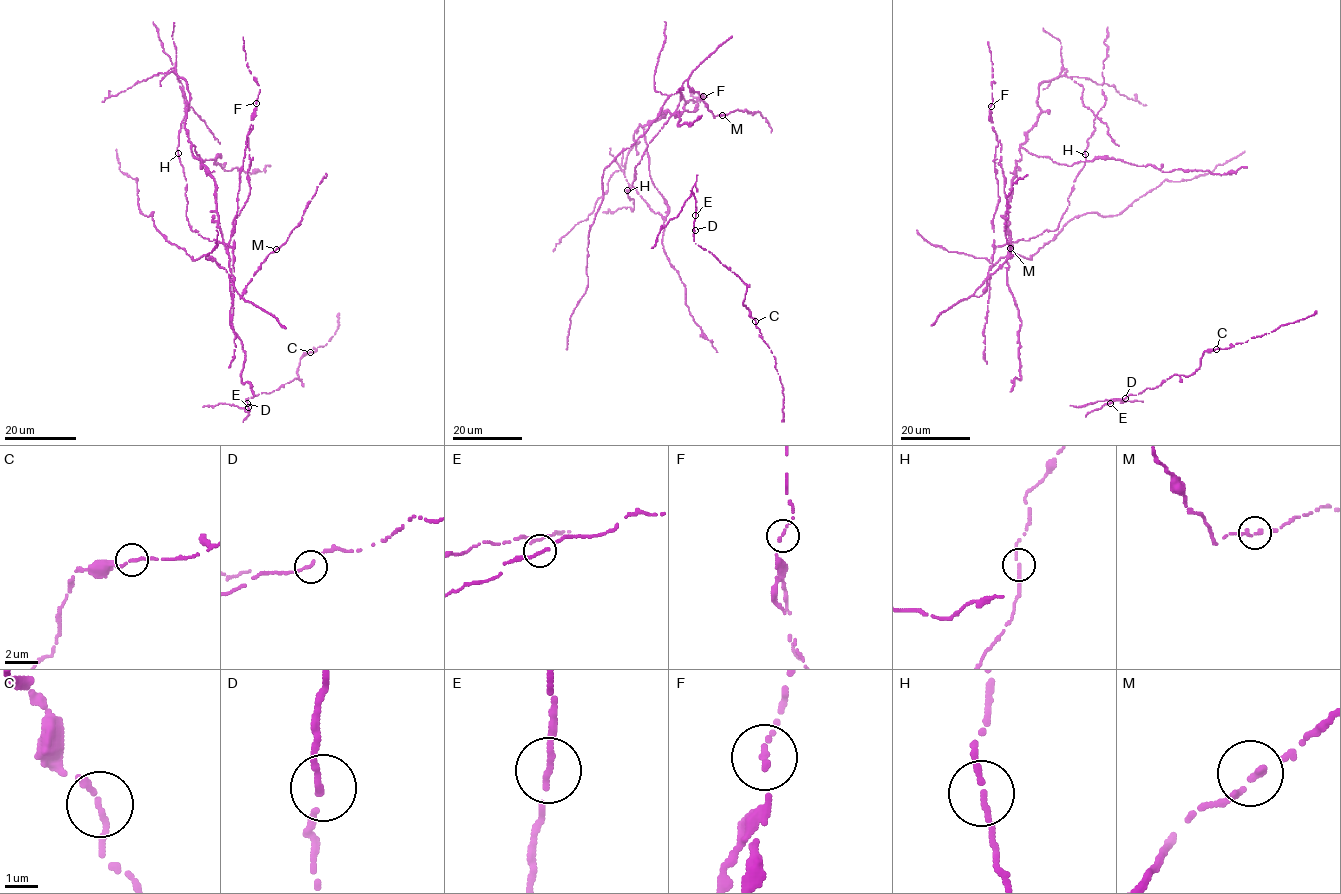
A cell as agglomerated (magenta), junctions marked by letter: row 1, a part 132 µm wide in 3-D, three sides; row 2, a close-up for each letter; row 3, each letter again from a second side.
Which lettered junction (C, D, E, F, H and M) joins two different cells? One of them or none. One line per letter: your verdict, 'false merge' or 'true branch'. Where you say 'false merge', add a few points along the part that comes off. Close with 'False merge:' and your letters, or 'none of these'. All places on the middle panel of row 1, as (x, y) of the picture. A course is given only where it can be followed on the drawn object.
C: true branch
D: true branch
E: true branch
F: false merge | (703, 96), (695, 112), (666, 111), (640, 125), (649, 176), (669, 210), (663, 250), (717, 352)
H: true branch
M: true branch
False merge: F

